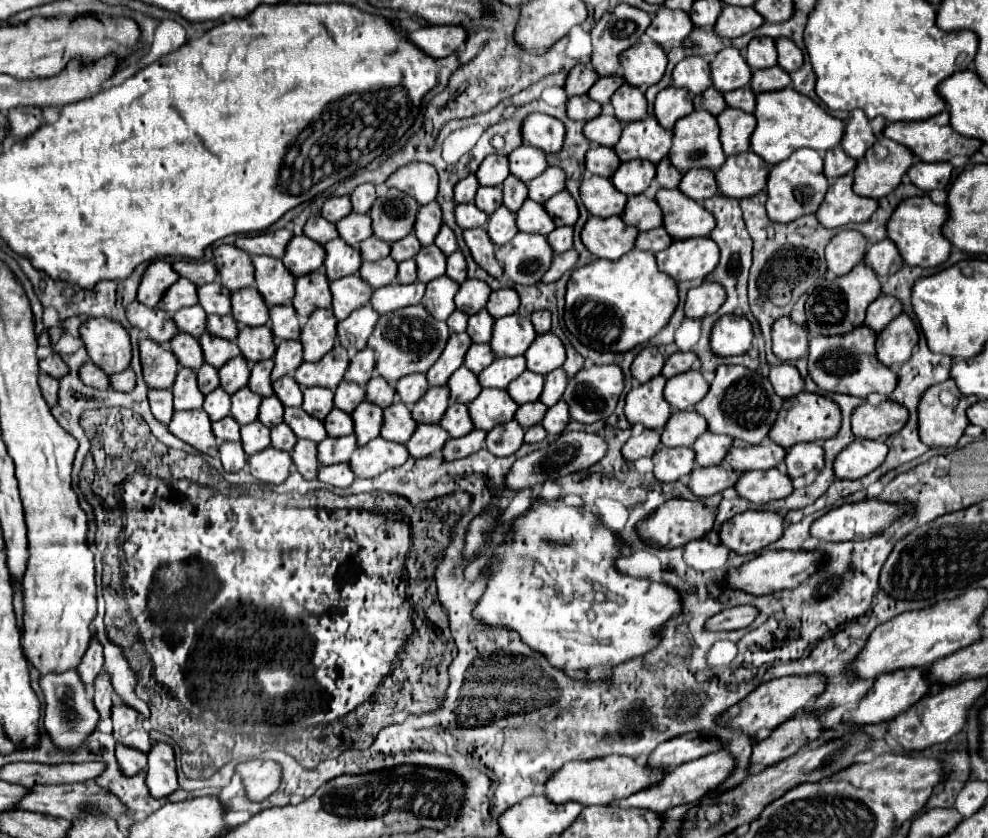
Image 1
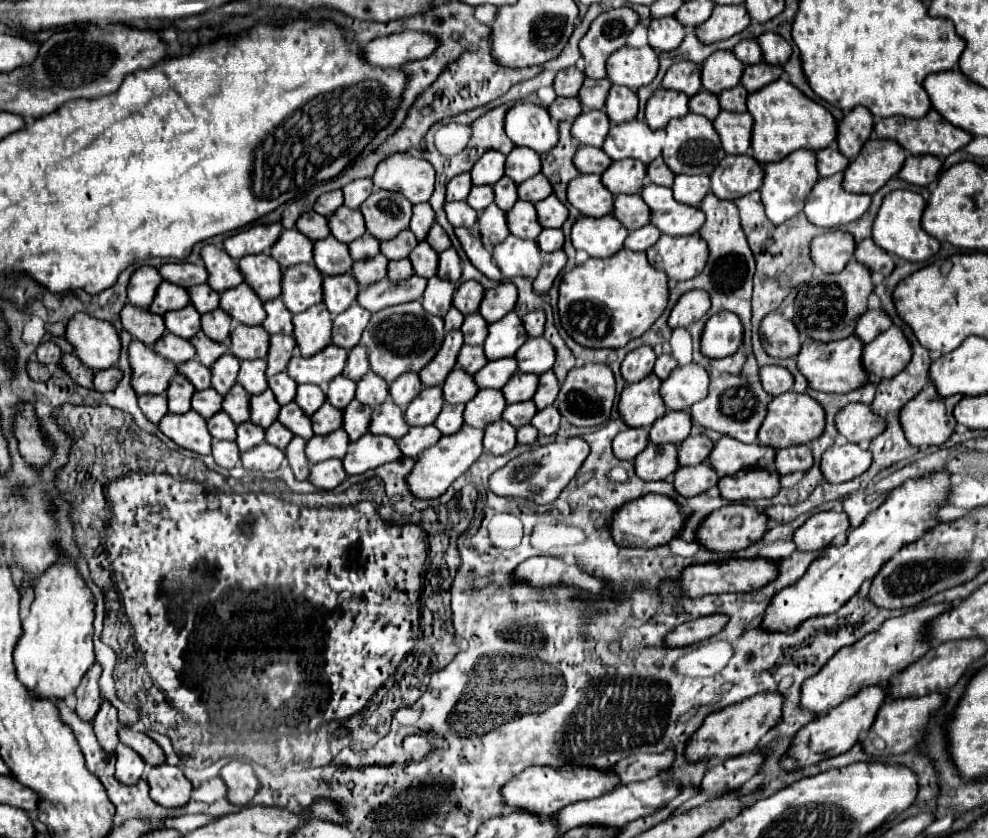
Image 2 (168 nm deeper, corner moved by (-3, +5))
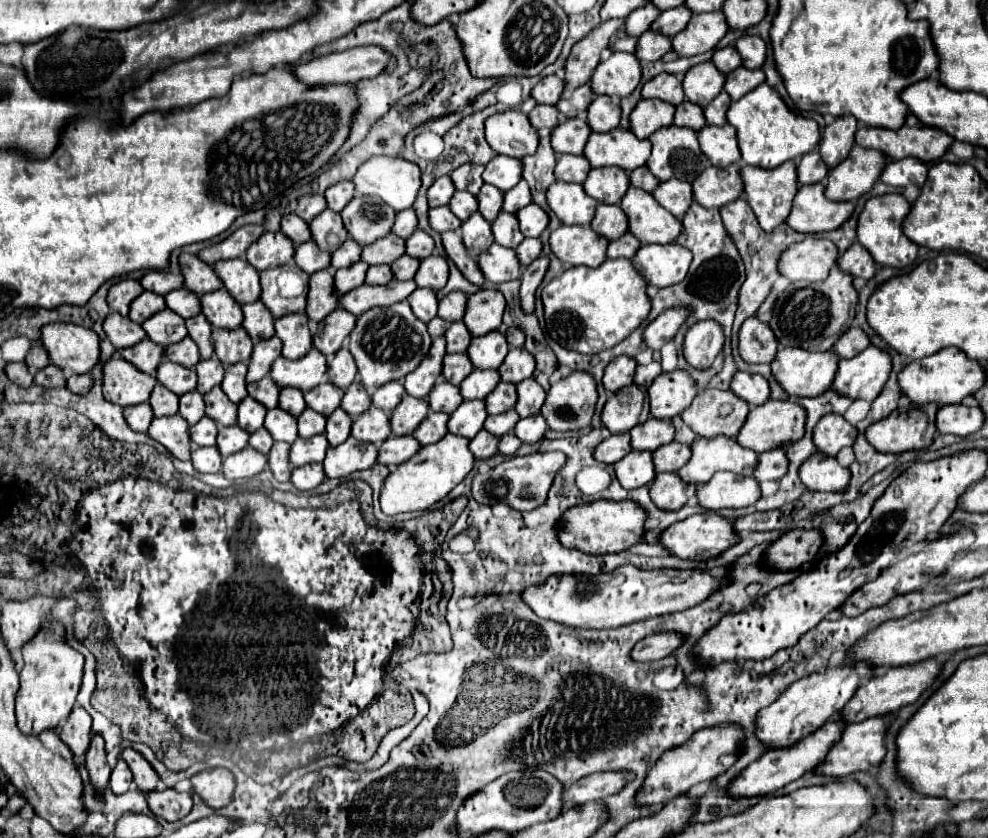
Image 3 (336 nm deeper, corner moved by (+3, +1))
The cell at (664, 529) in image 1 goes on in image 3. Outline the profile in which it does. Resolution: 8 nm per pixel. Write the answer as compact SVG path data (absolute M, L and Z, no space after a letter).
M596 500L592 504L582 504L570 508L562 516L562 530L560 530L560 542L564 546L582 550L586 554L618 554L622 550L628 550L642 542L646 528L644 522L648 512L632 500L612 502L612 500Z

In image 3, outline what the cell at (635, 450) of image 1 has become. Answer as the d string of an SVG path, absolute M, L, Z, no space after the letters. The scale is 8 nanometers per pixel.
M616 434L616 436L610 436L596 446L594 458L602 464L614 464L614 462L622 460L628 452L632 452L630 434Z

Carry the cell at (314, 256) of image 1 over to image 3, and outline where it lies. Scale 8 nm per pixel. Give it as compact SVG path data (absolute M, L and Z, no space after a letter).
M264 232L262 238L250 246L250 250L246 252L248 262L258 270L268 270L280 264L288 264L294 258L294 242L290 242L290 238L286 238L286 234L282 232Z

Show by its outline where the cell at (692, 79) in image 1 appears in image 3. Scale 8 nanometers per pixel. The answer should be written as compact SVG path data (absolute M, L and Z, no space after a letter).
M658 74L642 88L644 98L660 98L672 106L678 106L684 100L682 78L676 74Z

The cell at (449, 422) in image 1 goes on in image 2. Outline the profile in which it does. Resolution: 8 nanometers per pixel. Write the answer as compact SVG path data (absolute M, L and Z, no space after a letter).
M444 404L442 412L438 414L434 426L440 430L440 434L454 434L462 428L464 424L464 418L462 418L462 412L464 412L464 406L462 404Z

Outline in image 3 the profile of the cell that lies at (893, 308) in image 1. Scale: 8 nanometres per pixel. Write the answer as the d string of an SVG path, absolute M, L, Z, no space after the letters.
M852 326L842 334L842 338L838 338L838 342L834 344L834 350L838 352L840 358L852 358L860 354L868 344L870 344L868 334L860 326Z

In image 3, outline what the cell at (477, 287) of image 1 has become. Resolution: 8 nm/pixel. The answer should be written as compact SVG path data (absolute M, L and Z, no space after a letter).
M450 292L448 296L444 296L440 300L438 316L444 318L446 322L462 320L464 312L466 312L466 300L468 300L468 296L464 292Z

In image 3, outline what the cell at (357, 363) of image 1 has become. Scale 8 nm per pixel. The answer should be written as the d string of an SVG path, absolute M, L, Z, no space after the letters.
M346 348L338 350L338 354L328 362L328 378L332 384L336 384L342 390L346 390L350 382L354 382L356 364L354 364L354 356L350 354L350 350Z

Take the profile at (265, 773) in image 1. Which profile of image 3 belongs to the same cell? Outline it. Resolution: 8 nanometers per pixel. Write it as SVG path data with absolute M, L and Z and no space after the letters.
M212 768L204 770L196 776L192 776L192 788L196 794L202 796L202 800L218 810L234 800L234 790L236 790L236 780L234 774L228 768Z

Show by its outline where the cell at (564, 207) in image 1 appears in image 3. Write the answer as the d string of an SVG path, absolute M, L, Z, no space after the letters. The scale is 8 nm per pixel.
M530 204L530 206L524 206L522 210L518 210L516 212L516 218L518 218L518 222L520 222L520 232L524 234L524 236L530 236L530 238L538 238L544 230L546 230L546 226L548 226L548 222L550 222L550 216L548 216L548 212L546 210L542 210L538 204Z

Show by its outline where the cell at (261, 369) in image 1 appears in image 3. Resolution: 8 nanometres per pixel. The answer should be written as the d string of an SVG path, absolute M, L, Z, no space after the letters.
M240 362L238 366L228 366L228 370L224 374L224 380L222 380L222 390L236 404L242 402L248 396L248 390L246 390L246 372L248 372L248 366Z

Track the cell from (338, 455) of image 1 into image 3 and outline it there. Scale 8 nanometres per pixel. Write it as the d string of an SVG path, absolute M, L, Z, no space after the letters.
M326 434L312 436L308 440L298 438L290 448L290 464L294 468L310 464L310 462L322 462L326 458L326 450L330 448Z

